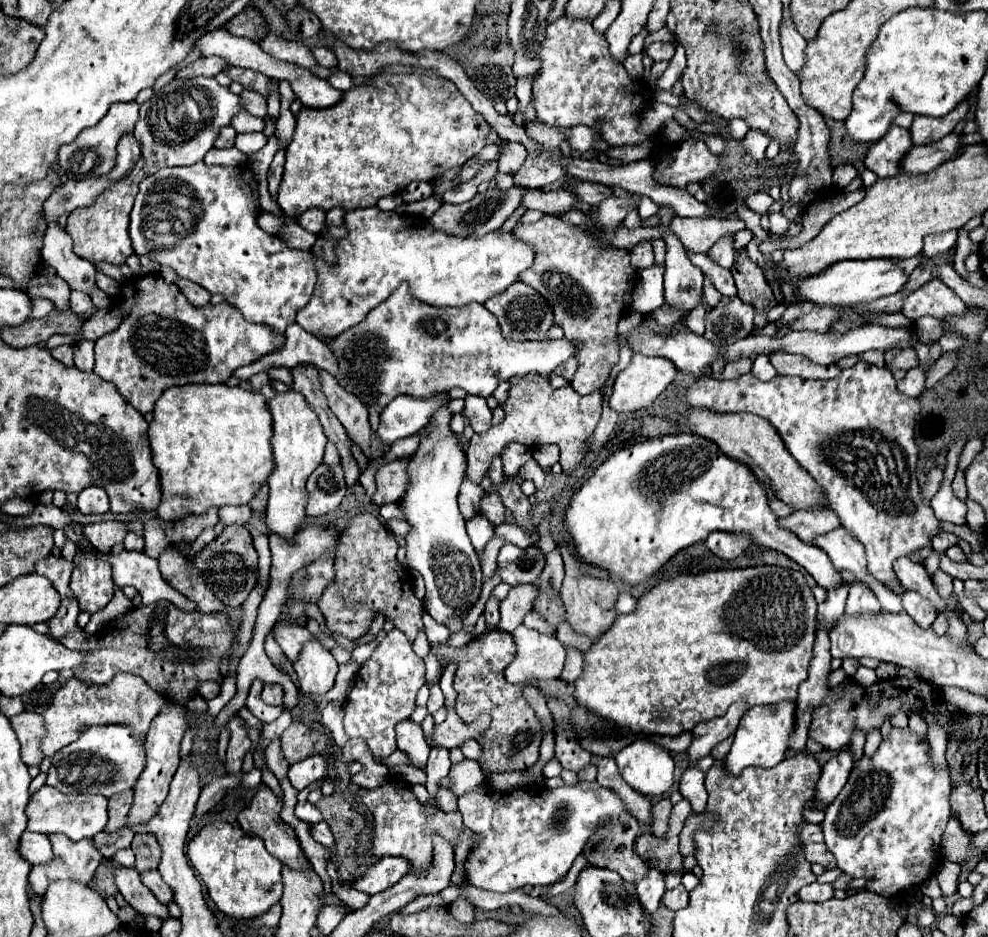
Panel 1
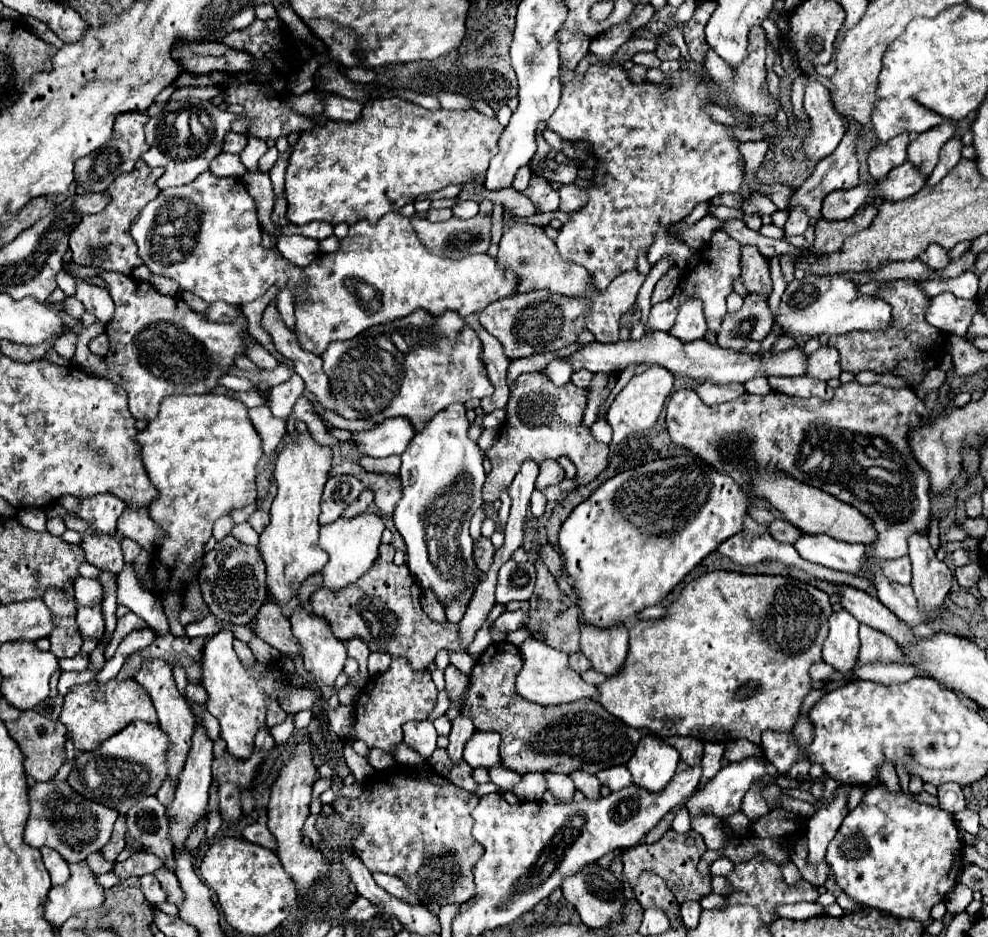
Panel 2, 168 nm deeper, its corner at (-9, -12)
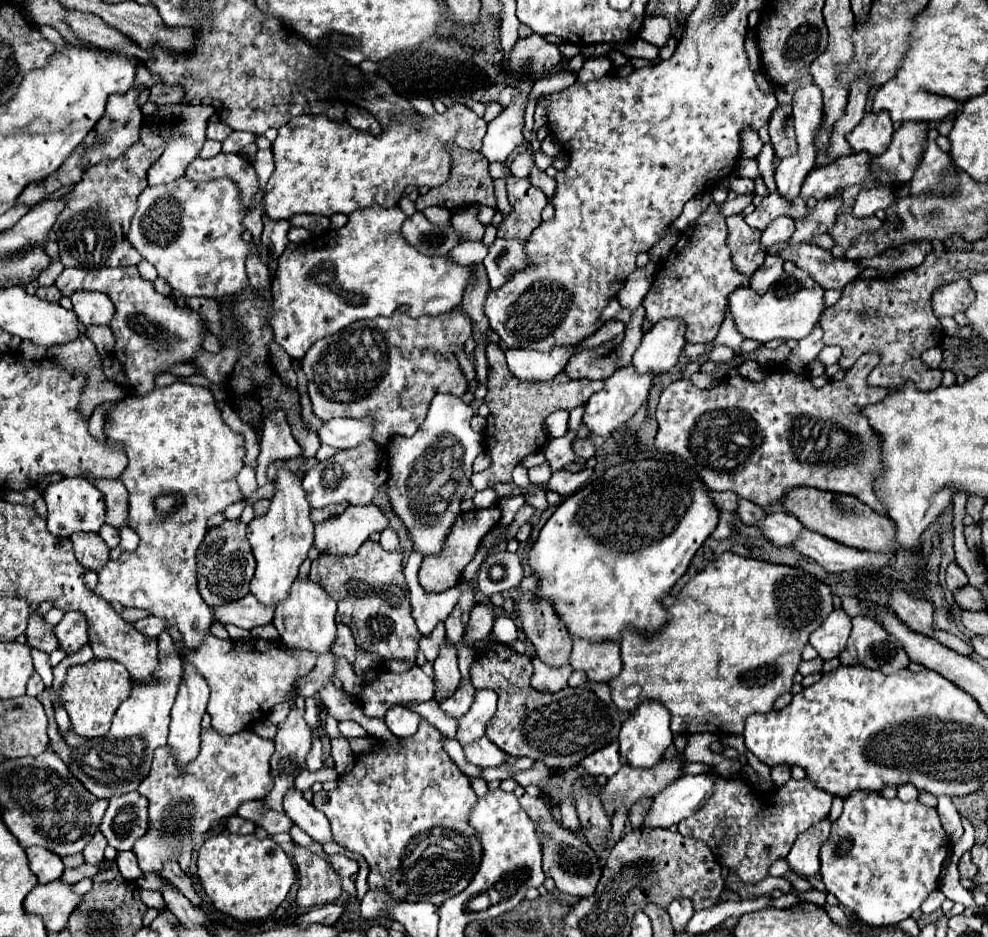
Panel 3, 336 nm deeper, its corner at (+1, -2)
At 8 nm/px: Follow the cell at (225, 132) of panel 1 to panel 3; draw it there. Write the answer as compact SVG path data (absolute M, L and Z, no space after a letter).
M208 123L208 129L206 129L206 137L218 139L218 141L224 141L230 133L232 133L232 129L224 123Z

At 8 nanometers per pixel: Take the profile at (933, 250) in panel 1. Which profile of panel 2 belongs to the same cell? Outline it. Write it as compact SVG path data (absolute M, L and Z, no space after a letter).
M930 245L930 247L920 255L920 259L922 259L924 263L930 263L930 267L934 267L936 271L944 269L944 267L950 263L948 251L946 251L944 247L938 247L938 245Z

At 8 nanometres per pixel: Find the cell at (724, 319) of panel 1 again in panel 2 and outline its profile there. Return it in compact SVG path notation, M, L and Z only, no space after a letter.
M746 295L742 309L724 317L716 343L724 349L742 351L748 341L762 341L770 333L772 323L774 319L766 299L760 295Z

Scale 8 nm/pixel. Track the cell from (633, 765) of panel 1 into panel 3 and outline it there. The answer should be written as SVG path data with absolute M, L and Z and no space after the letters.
M642 701L624 721L618 739L620 757L624 757L632 767L654 767L674 739L674 733L670 731L670 711L660 701Z

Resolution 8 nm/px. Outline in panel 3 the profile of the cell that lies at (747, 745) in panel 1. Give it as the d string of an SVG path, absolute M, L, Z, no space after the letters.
M684 775L660 791L644 817L646 829L668 829L690 817L712 795L714 775Z

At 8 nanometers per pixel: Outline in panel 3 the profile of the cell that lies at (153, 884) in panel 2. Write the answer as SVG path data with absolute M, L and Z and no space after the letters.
M118 851L116 865L118 865L118 871L122 873L122 877L126 877L128 881L134 881L142 875L138 861L136 861L136 855L132 851Z

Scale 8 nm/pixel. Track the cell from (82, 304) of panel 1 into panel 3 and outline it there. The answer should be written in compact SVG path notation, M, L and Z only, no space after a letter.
M50 285L50 287L38 287L36 289L36 295L40 297L40 299L44 299L44 301L50 301L50 303L54 303L54 301L58 301L62 295L60 295L60 291L54 287L54 285Z

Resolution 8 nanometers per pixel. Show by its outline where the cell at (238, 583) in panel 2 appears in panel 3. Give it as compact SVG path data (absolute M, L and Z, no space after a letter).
M224 521L220 527L212 527L198 549L198 591L210 605L224 605L250 593L250 579L254 577L256 559L246 539L248 525L242 521Z

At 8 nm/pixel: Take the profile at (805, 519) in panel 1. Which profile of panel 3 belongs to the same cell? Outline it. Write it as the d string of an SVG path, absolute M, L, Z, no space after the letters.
M738 497L738 509L736 509L738 517L742 519L744 525L754 525L760 517L764 517L764 509L760 509L756 503L744 499L744 497Z

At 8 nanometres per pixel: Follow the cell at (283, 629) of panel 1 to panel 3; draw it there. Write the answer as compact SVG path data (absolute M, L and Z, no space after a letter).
M248 593L248 597L242 597L240 601L232 601L220 607L214 607L214 617L222 625L236 625L242 629L254 629L258 625L272 623L274 609L260 605L256 597Z

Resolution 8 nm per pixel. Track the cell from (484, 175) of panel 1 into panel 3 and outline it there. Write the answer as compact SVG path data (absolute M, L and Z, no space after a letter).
M522 77L522 81L516 85L520 95L514 99L512 105L508 105L496 119L488 123L488 131L482 139L480 153L492 163L492 161L506 161L506 157L524 141L522 129L524 129L524 107L528 101L528 93L534 85L534 79Z

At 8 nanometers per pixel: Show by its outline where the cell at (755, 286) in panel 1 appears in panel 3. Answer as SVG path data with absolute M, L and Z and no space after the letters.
M742 215L726 217L728 223L728 247L732 251L734 265L744 275L752 275L762 263L766 253L760 253L760 231L748 227Z

